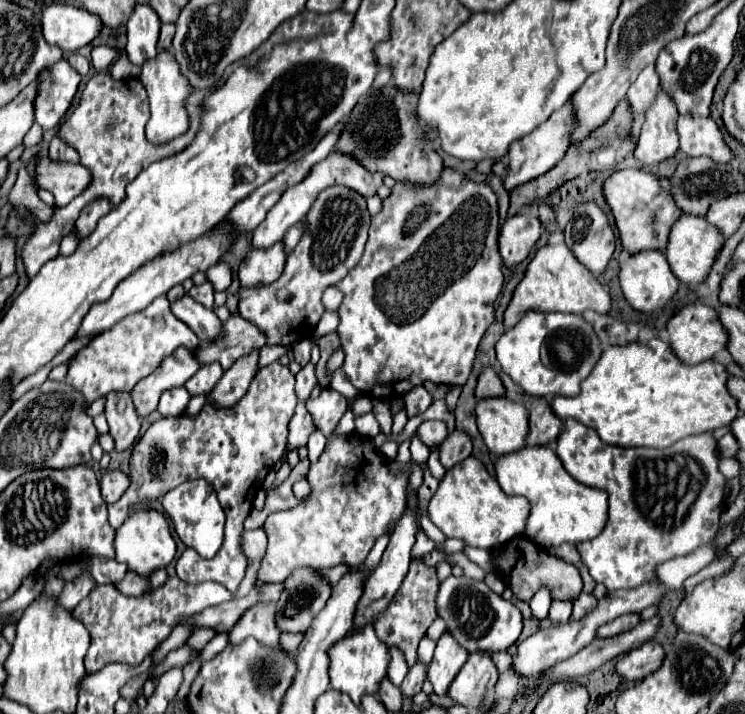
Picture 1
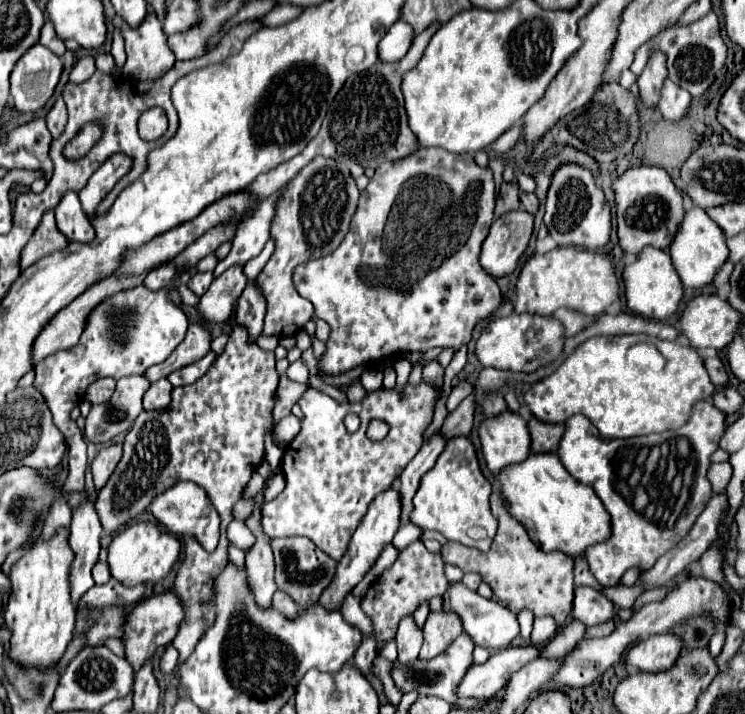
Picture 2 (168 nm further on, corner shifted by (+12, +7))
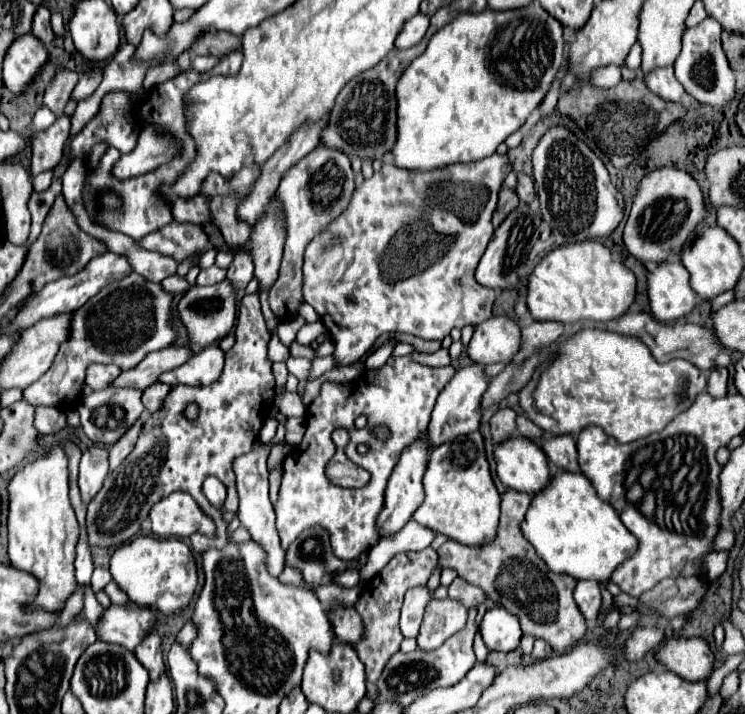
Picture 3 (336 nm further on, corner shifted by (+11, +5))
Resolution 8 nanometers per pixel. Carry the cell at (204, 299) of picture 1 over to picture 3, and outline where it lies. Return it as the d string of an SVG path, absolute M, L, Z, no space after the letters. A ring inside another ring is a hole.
M219 266L205 268L205 270L201 270L201 274L197 276L197 284L199 284L199 286L209 286L209 284L223 282L223 280L225 280L225 272L227 272L227 270L223 270L223 268L219 268Z

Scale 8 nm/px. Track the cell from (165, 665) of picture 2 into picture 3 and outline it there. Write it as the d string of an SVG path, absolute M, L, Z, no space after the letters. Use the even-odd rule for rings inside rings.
M189 621L180 630L176 639L180 644L183 644L183 646L189 648L191 642L196 638L196 636L197 636L197 629L194 626L194 624L191 621Z

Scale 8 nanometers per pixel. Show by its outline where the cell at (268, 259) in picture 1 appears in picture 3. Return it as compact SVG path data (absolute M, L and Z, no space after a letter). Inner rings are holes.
M223 280L221 284L213 284L213 286L195 284L191 290L187 290L177 302L177 314L183 326L187 328L189 350L193 350L193 354L199 354L203 348L207 348L215 340L225 338L235 326L235 312L237 312L235 294L227 280Z

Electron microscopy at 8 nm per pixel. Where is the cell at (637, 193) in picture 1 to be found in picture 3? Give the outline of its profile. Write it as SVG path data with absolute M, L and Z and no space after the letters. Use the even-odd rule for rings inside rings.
M659 168L651 174L647 174L639 184L629 220L625 224L623 242L629 250L629 254L635 256L641 262L665 262L669 256L681 252L689 234L695 230L697 224L701 224L705 220L705 214L707 214L707 208L705 208L703 192L701 192L697 180L691 174L687 174L685 170L679 170L679 168Z

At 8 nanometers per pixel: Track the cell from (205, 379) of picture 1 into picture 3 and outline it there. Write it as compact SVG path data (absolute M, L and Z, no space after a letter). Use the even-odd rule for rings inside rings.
M209 346L201 354L191 356L189 362L167 370L159 376L159 382L169 386L187 384L187 386L209 386L213 384L225 366L225 352L219 346Z

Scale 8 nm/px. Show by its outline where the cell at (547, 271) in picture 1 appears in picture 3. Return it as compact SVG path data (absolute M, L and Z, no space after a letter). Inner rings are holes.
M575 242L565 244L555 250L551 250L531 272L529 276L529 294L527 294L527 306L535 320L557 320L563 324L573 324L579 320L593 320L593 322L609 322L621 318L629 306L635 302L635 276L629 268L623 266L619 258L613 258L611 252L595 242Z

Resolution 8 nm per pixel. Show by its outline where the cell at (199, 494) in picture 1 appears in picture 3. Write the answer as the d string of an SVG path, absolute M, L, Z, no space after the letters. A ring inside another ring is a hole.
M173 492L157 502L149 514L151 530L159 538L187 538L193 532L215 534L215 524L187 492Z

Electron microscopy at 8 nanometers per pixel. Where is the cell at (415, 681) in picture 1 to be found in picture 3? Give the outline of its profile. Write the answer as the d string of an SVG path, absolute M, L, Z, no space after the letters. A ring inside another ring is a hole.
M415 586L405 594L405 602L401 608L401 632L405 638L417 638L419 624L425 612L425 606L431 600L431 590L425 586Z

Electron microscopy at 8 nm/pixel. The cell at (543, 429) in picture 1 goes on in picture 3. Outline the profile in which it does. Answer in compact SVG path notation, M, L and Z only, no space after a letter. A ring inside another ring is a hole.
M571 434L567 436L555 436L549 438L545 436L541 440L541 448L547 454L551 466L563 472L581 472L579 462L577 462L577 448L575 448L575 438Z

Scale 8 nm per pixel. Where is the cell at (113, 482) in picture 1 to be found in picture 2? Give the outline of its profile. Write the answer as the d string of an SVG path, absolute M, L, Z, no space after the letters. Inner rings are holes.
M112 444L112 446L102 448L98 452L98 456L92 462L92 474L94 474L96 490L100 490L108 482L110 474L114 472L116 464L120 462L120 458L122 458L122 444Z

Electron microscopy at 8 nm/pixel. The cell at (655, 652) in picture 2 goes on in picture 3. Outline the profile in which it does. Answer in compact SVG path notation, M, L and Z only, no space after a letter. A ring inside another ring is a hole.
M669 638L659 648L657 660L689 682L707 682L715 656L703 638Z

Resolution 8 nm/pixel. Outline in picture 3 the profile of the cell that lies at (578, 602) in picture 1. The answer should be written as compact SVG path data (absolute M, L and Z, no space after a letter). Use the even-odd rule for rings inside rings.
M577 582L575 586L575 602L579 606L579 610L583 612L583 616L593 622L599 616L599 608L601 608L601 588L599 582Z

